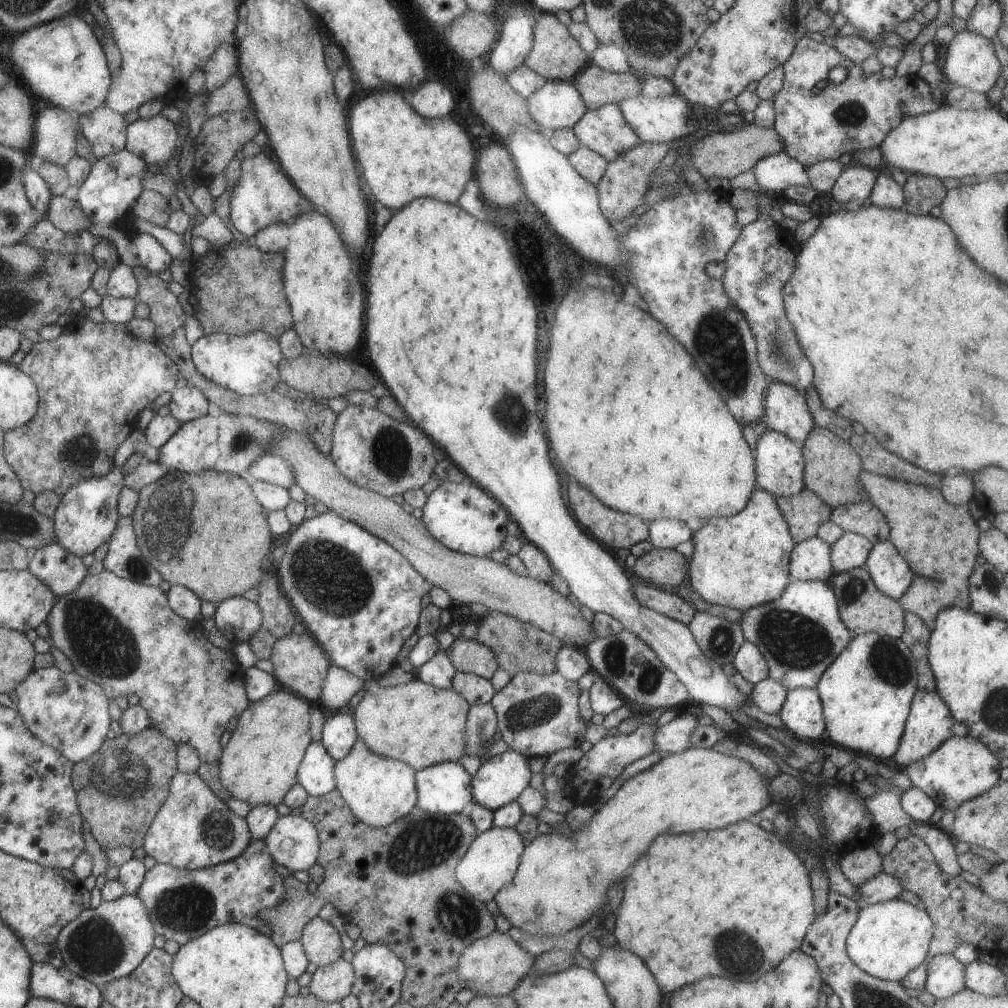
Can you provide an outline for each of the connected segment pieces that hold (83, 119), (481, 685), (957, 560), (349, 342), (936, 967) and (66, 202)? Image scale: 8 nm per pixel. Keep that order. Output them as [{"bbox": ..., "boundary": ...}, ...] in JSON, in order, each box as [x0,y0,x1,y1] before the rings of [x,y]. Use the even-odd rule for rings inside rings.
[{"bbox":[79,106,128,161],"boundary":[[[106,106],[79,116],[80,130],[90,143],[94,161],[128,147],[127,123],[119,112]]]},{"bbox":[453,672,495,705],"boundary":[[[457,672],[453,676],[453,689],[469,705],[491,702],[495,695],[494,686],[490,680],[472,673]]]},{"bbox":[859,471,981,630],"boundary":[[[864,471],[859,474],[859,481],[868,493],[870,500],[882,511],[891,528],[890,540],[898,552],[906,559],[914,571],[910,588],[899,599],[904,611],[912,612],[922,618],[926,627],[934,630],[934,620],[940,610],[950,606],[960,606],[963,610],[971,609],[969,599],[969,578],[974,567],[981,561],[979,555],[979,536],[981,530],[974,521],[967,505],[950,504],[940,488],[917,485],[900,479],[888,478]]]},{"bbox":[252,208,378,400],"boundary":[[[308,208],[302,212],[292,224],[268,224],[252,239],[252,244],[260,248],[262,252],[280,252],[285,259],[283,271],[284,292],[290,304],[294,330],[298,334],[302,345],[307,350],[306,354],[297,358],[283,357],[278,364],[281,380],[293,389],[312,395],[317,400],[328,400],[338,398],[355,391],[371,391],[378,384],[378,377],[374,376],[368,368],[356,362],[350,362],[342,356],[350,354],[358,342],[362,340],[364,332],[364,286],[358,278],[358,267],[342,242],[338,230],[329,220],[328,216],[322,214],[316,208]]]},{"bbox":[925,954,965,999],"boundary":[[[942,954],[926,962],[928,979],[925,989],[936,999],[948,999],[965,988],[964,964],[952,954]]]},{"bbox":[44,195,93,234],"boundary":[[[53,195],[46,210],[48,212],[44,219],[52,222],[53,226],[63,232],[76,234],[76,232],[88,231],[93,224],[76,200],[70,200],[62,195]]]}]

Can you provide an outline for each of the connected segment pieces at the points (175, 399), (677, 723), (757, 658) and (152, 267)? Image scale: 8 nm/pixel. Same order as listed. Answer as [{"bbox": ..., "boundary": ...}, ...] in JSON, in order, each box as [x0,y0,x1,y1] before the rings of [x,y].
[{"bbox":[168,385,210,424],"boundary":[[[189,385],[178,388],[172,393],[172,400],[168,404],[171,416],[174,416],[181,424],[205,416],[208,414],[209,406],[210,402],[206,396],[198,388]]]},{"bbox":[653,711,698,755],"boundary":[[[683,711],[671,722],[659,727],[656,726],[653,732],[655,750],[668,752],[670,755],[688,749],[690,735],[698,725],[696,717]]]},{"bbox":[733,643,769,685],"boundary":[[[754,643],[742,644],[734,657],[733,664],[735,670],[753,685],[769,677],[766,659]]]},{"bbox":[133,233,172,273],"boundary":[[[140,233],[133,242],[136,245],[137,257],[140,258],[142,267],[152,273],[160,273],[171,268],[172,256],[156,238],[150,234]]]}]

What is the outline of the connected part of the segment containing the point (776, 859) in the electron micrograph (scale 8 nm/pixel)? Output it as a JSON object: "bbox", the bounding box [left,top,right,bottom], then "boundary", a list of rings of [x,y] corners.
{"bbox":[614,820,817,993],"boundary":[[[743,820],[730,824],[724,830],[710,830],[710,832],[694,832],[694,834],[680,834],[680,836],[658,836],[646,856],[634,866],[634,874],[626,878],[624,888],[624,902],[616,914],[614,935],[618,944],[639,956],[654,974],[663,993],[671,992],[689,984],[698,982],[706,976],[720,976],[730,978],[736,982],[756,982],[768,971],[776,968],[793,950],[800,949],[806,936],[808,927],[817,917],[815,911],[814,893],[811,878],[805,864],[775,831],[766,831],[751,820]]]}

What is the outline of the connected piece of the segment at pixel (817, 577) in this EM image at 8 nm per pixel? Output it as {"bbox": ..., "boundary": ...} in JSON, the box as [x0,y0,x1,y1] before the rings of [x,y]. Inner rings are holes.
{"bbox":[789,536,836,583],"boundary":[[[818,536],[795,543],[789,567],[794,579],[829,583],[836,573],[831,563],[831,545]]]}

